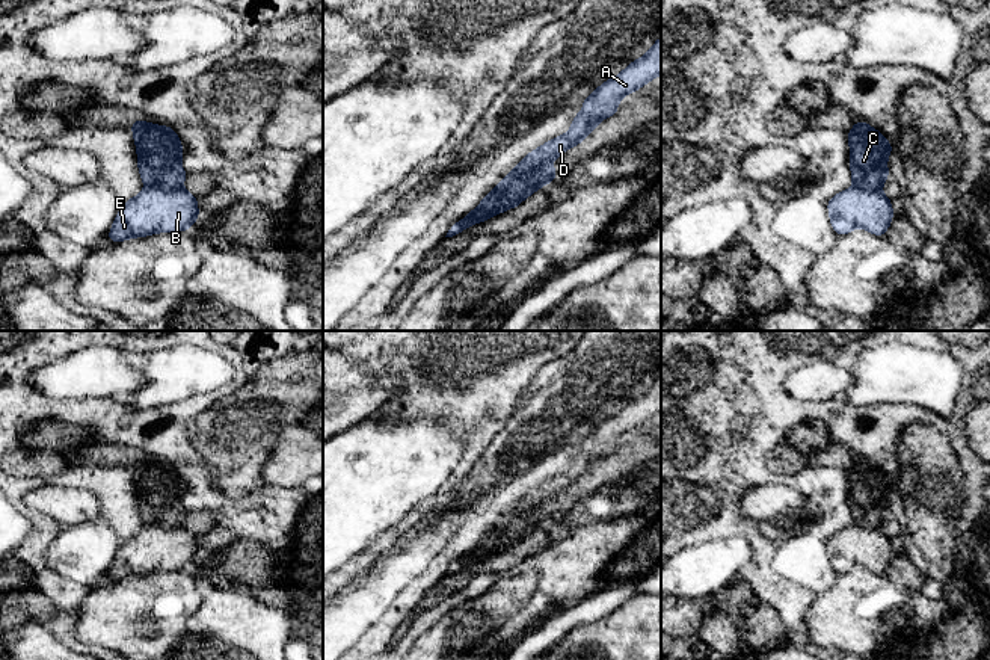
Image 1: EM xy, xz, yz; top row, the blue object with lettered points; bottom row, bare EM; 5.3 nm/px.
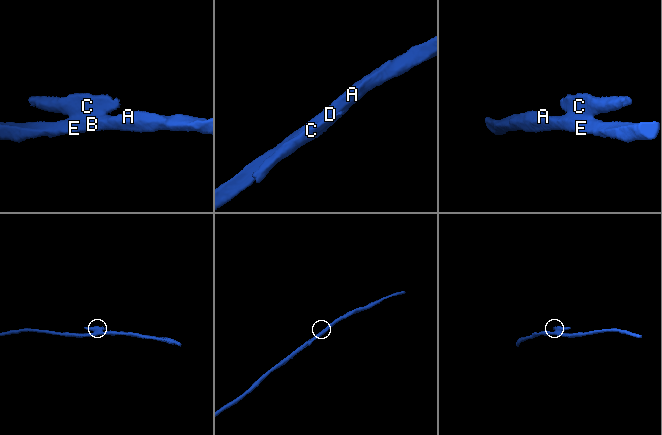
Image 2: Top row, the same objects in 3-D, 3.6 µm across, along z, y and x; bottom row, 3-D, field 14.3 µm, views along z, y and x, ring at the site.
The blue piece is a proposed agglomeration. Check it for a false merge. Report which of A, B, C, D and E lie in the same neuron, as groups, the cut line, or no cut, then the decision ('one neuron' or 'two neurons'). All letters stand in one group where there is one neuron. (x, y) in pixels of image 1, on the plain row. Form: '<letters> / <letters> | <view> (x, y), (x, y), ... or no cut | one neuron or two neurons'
A B D E / C | xz (548, 502), (518, 523), (506, 538), (504, 547) | two neurons

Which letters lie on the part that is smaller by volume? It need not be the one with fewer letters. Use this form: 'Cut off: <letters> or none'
Cut off: C

